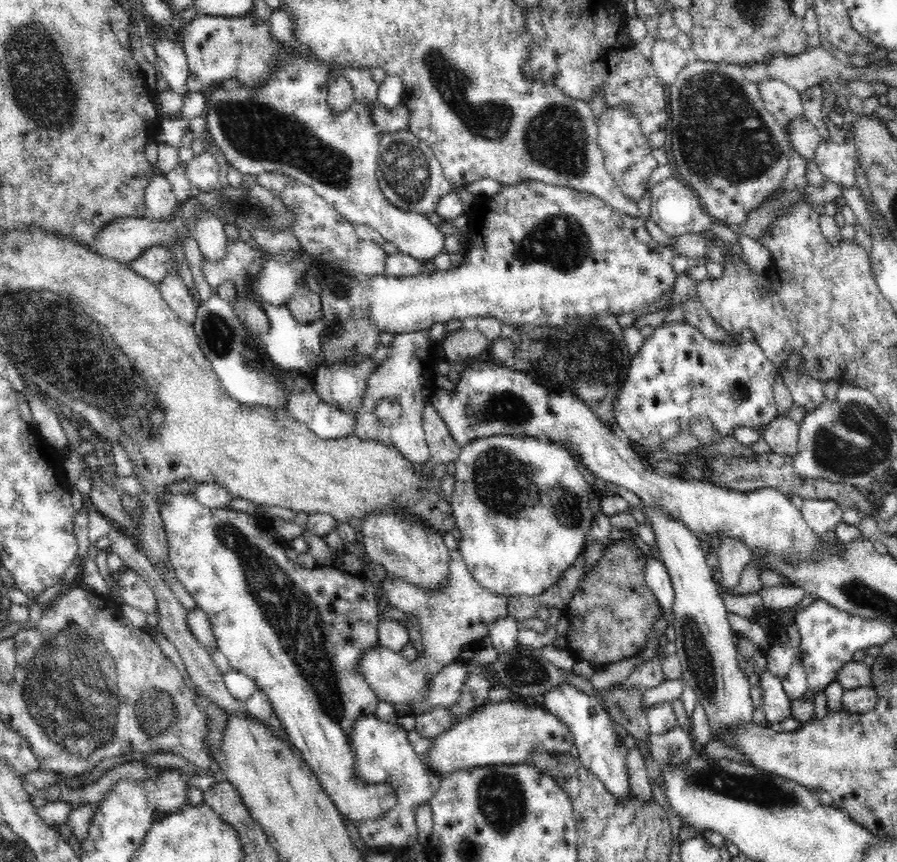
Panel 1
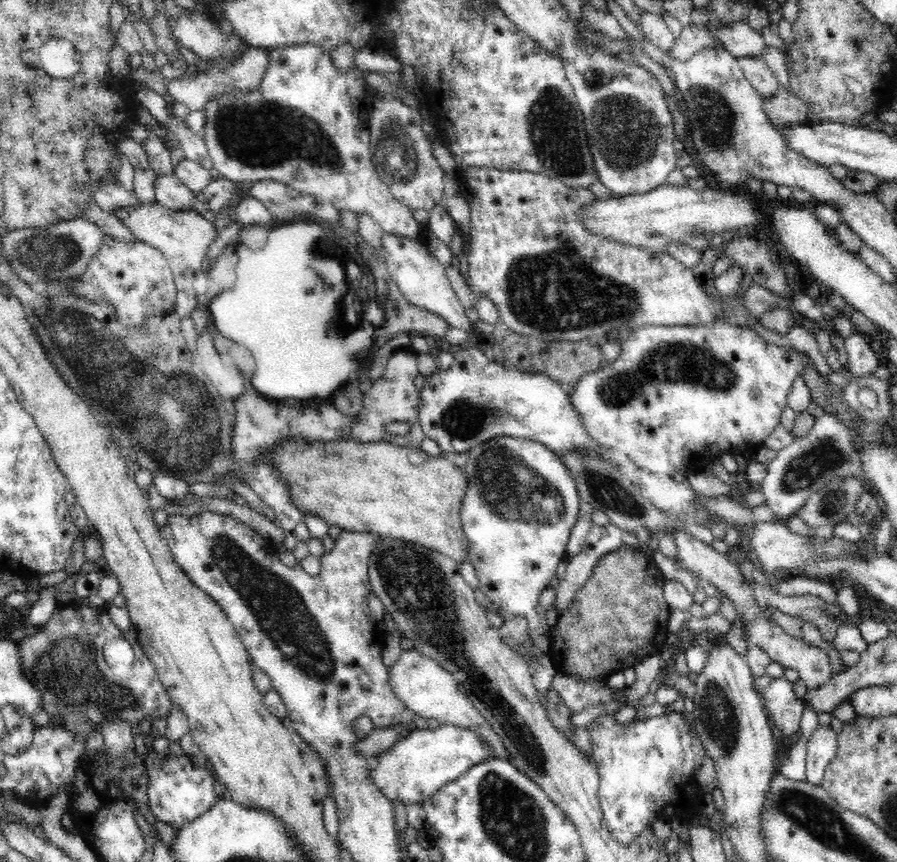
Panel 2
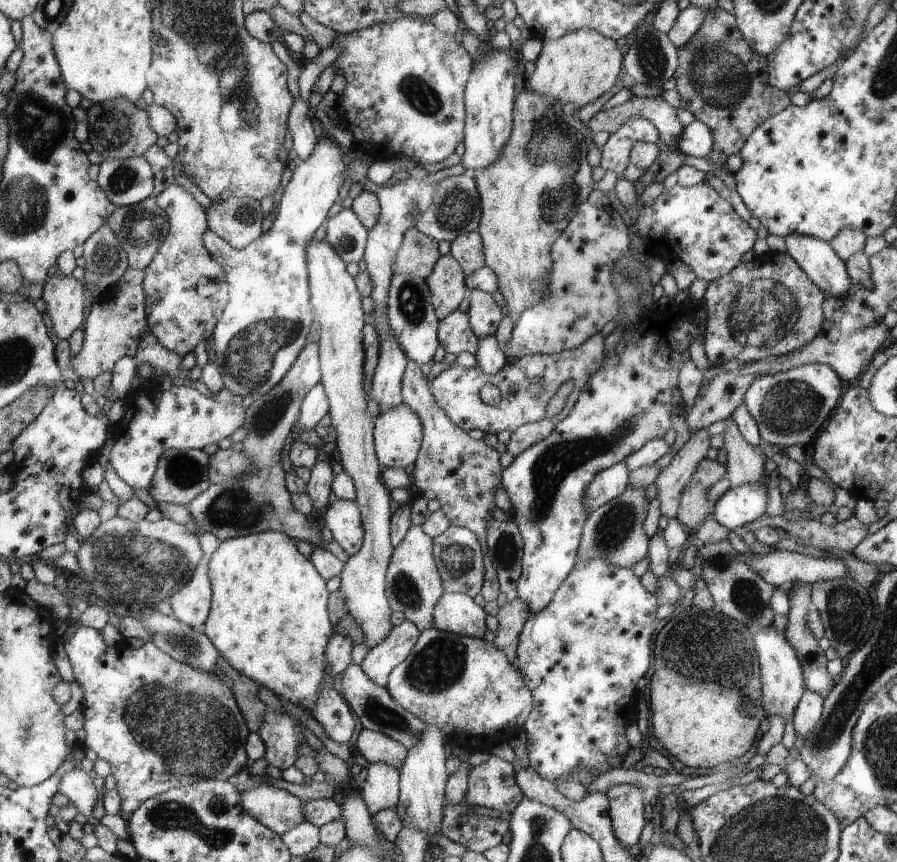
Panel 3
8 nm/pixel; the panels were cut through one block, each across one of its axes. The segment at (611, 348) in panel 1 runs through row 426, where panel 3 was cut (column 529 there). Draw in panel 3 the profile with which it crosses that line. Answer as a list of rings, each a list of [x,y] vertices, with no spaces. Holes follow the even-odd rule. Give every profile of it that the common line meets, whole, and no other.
[[[514,596],[499,608],[497,614],[499,630],[495,635],[493,645],[498,647],[498,650],[505,651],[511,663],[514,663],[516,658],[519,634],[530,613],[528,605]]]

